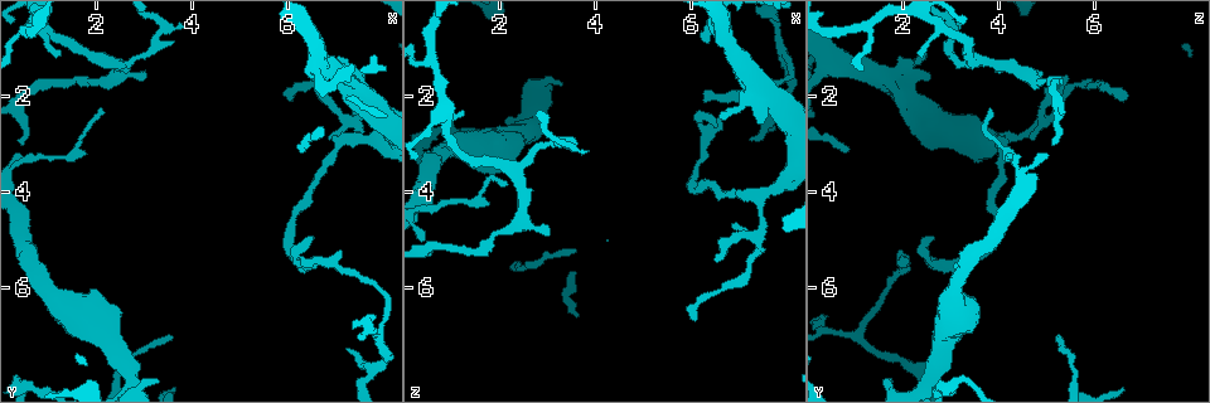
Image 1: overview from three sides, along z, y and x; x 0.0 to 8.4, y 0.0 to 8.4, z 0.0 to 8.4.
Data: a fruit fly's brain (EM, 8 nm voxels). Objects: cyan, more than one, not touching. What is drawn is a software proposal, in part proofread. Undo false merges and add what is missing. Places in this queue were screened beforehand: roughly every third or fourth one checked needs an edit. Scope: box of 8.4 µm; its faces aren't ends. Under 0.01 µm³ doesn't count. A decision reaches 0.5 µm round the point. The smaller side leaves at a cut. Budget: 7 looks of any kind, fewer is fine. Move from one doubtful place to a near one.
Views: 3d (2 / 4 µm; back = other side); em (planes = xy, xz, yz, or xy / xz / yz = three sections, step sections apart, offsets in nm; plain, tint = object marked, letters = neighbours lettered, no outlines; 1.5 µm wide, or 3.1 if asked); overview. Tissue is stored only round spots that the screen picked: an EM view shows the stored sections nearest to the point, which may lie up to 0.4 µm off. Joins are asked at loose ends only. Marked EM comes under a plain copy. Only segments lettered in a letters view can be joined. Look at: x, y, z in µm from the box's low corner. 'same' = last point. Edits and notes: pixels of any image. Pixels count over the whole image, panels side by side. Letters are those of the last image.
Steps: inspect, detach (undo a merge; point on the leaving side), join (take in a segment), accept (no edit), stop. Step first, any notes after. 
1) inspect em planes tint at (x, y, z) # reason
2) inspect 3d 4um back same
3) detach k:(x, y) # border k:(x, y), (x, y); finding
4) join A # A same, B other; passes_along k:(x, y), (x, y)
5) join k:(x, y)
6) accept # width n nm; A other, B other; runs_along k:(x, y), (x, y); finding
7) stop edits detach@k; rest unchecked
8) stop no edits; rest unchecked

inspect em yz step 8 tint at (1.25, 1.10, 2.35) # tapers out

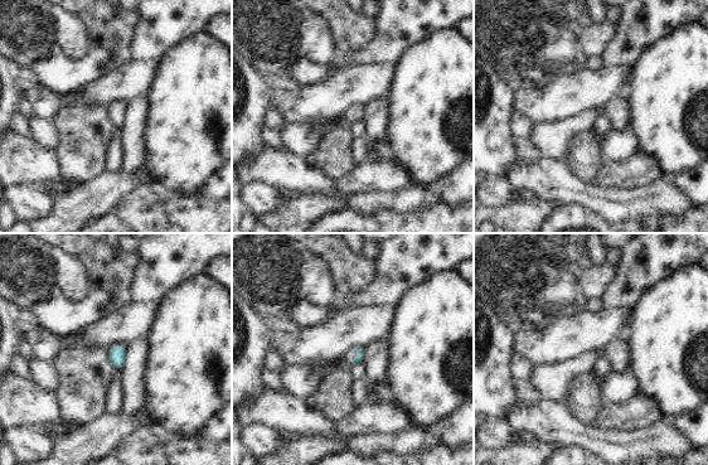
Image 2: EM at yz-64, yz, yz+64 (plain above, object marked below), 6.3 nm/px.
inspect em planes letters same # cut it another way

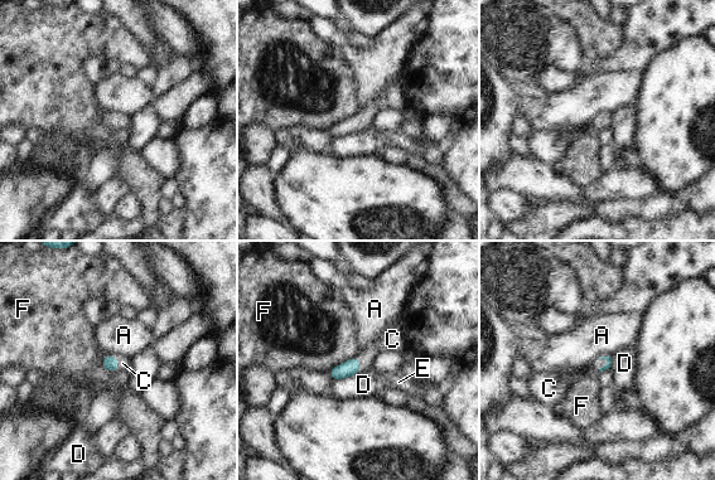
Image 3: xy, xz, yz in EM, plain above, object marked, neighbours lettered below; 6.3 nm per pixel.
join C # A other, C same, D other, E other, F other; it goes on there

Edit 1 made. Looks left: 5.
inspect overview # see it whole again

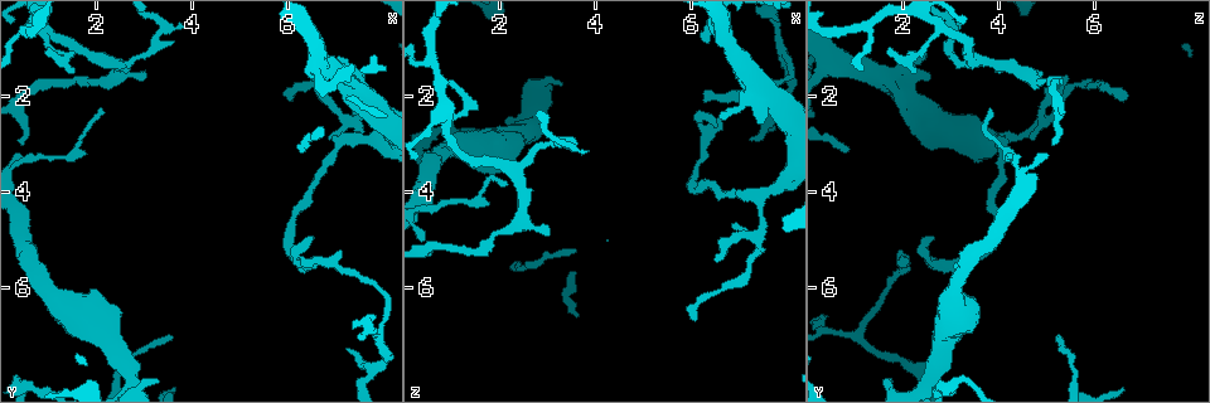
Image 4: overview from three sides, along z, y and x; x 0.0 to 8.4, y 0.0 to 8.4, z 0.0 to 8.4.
inspect em xy step 4 tint at (6.30, 5.45, 2.10) # end of a long branch

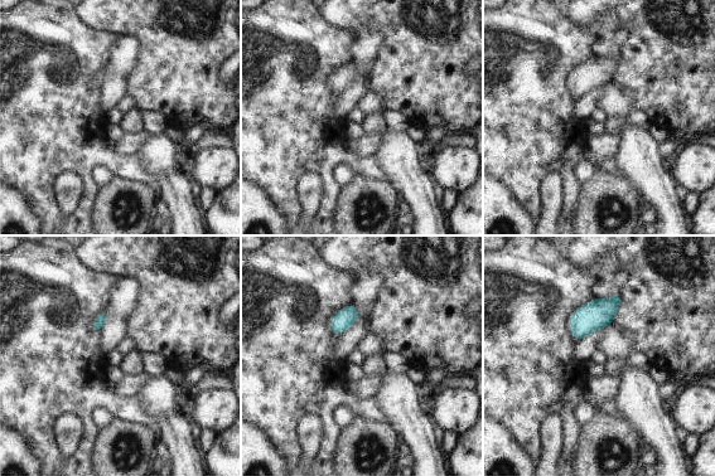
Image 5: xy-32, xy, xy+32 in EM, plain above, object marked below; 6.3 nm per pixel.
inspect em planes letters same

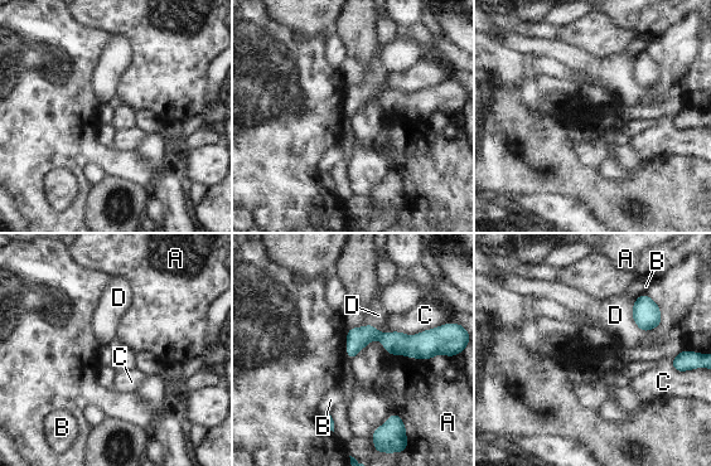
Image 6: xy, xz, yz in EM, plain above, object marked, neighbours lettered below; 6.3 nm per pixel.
accept # longest_contact C 280 nm; A other, B other, C other, D other; runs_along 6:(349, 335), (381, 335), (429, 349); none of them fits

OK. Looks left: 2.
inspect em planes letters at (7.40, 2.60, 4.90) # three-way junction

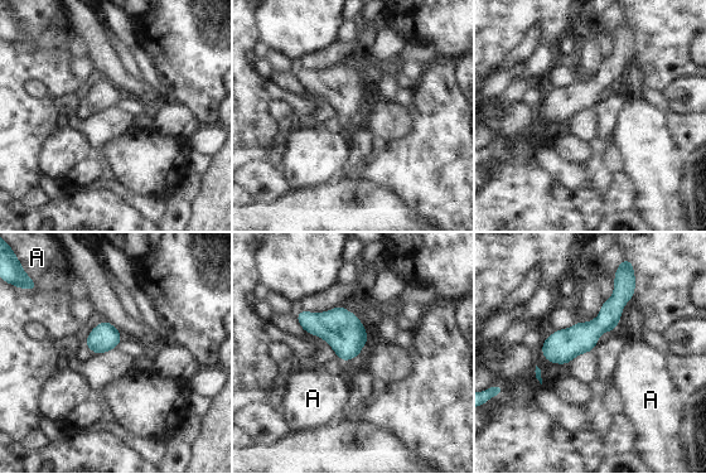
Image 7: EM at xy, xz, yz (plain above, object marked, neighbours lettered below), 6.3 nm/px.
accept # A other; border 7:(632, 296), (614, 329); continuous, no second cell

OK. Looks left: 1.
stop edits join@3; rest unchecked

